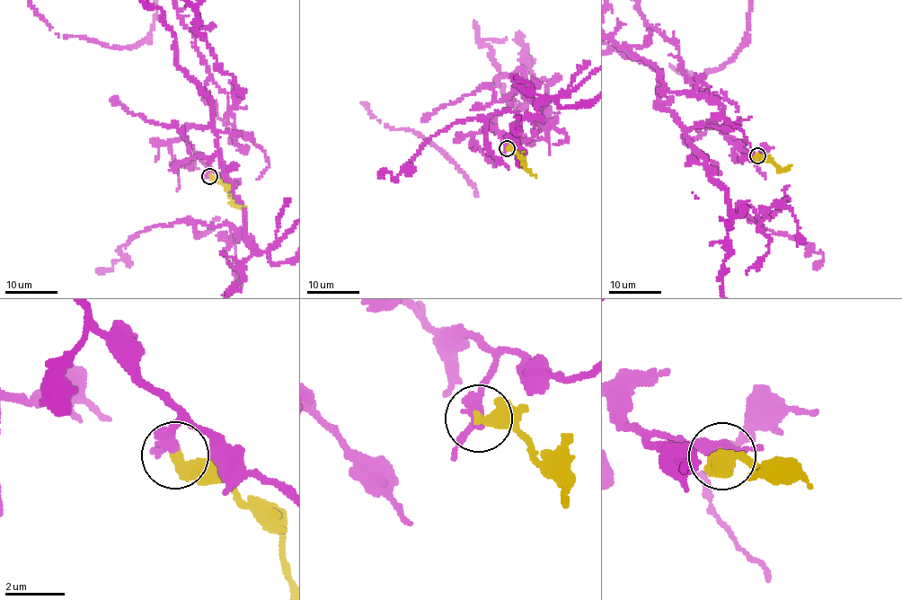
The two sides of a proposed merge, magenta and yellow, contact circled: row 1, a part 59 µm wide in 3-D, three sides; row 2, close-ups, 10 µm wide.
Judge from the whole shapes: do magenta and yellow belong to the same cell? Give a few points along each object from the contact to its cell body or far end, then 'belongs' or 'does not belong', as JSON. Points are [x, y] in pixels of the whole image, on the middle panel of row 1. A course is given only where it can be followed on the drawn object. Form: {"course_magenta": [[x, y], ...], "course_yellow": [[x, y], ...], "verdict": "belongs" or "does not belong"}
{"course_yellow": [[507, 148], [522, 160], [535, 177]], "verdict": "belongs"}

